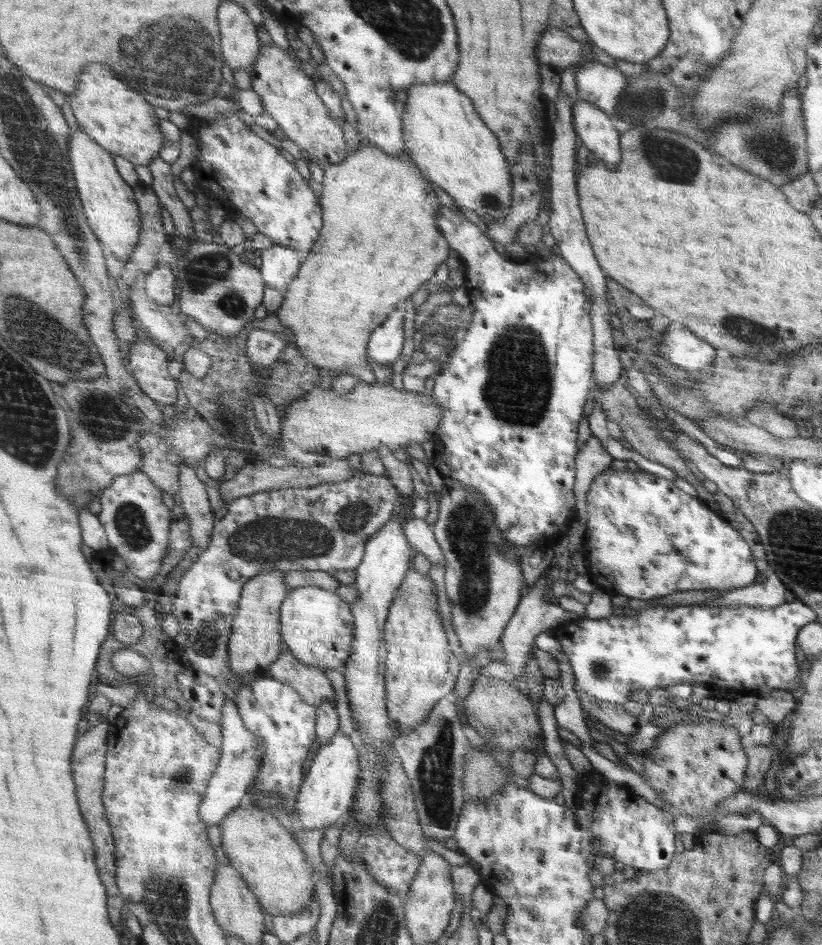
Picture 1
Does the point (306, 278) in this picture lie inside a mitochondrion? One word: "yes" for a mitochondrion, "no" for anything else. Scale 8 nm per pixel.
no

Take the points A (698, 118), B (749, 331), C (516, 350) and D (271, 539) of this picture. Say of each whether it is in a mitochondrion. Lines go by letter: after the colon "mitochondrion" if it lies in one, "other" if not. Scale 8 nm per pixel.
A: mitochondrion
B: mitochondrion
C: mitochondrion
D: mitochondrion

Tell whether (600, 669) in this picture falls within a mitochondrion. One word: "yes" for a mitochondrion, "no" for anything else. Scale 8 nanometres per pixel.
yes

